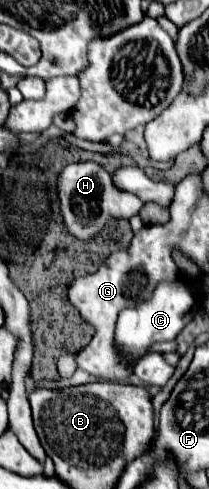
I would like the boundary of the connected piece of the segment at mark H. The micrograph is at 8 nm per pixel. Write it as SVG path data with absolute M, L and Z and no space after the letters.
M96 161L66 165L58 175L56 183L58 183L58 201L64 217L64 227L78 241L92 241L96 235L100 235L106 229L110 221L118 221L120 215L136 215L144 205L140 199L136 199L136 195L118 191L110 181L108 171Z

